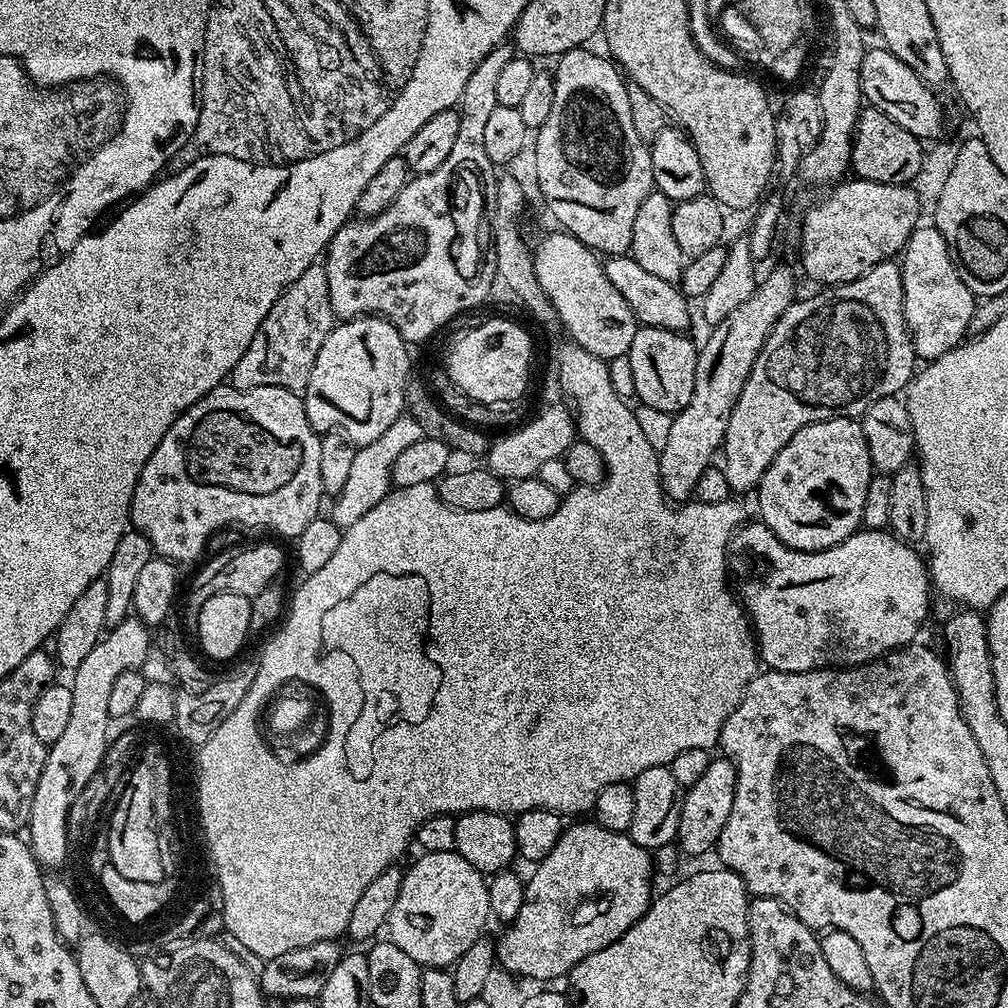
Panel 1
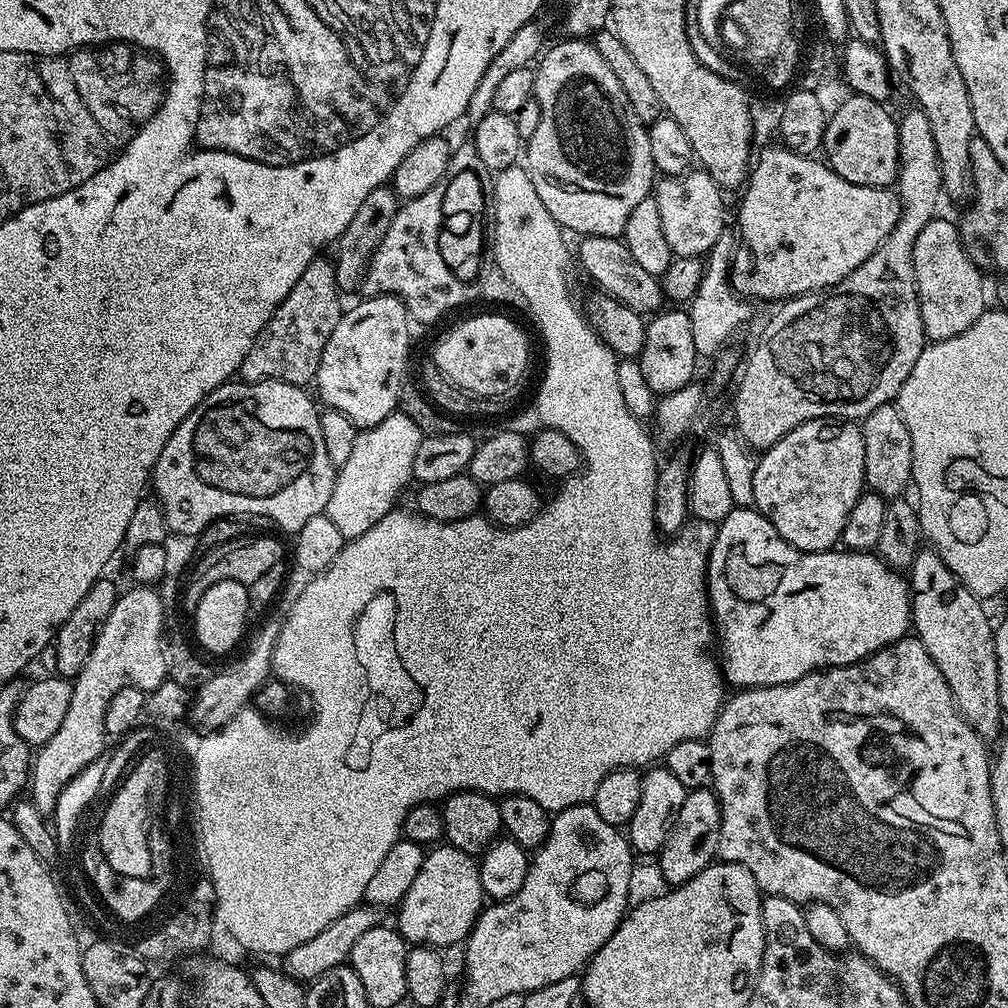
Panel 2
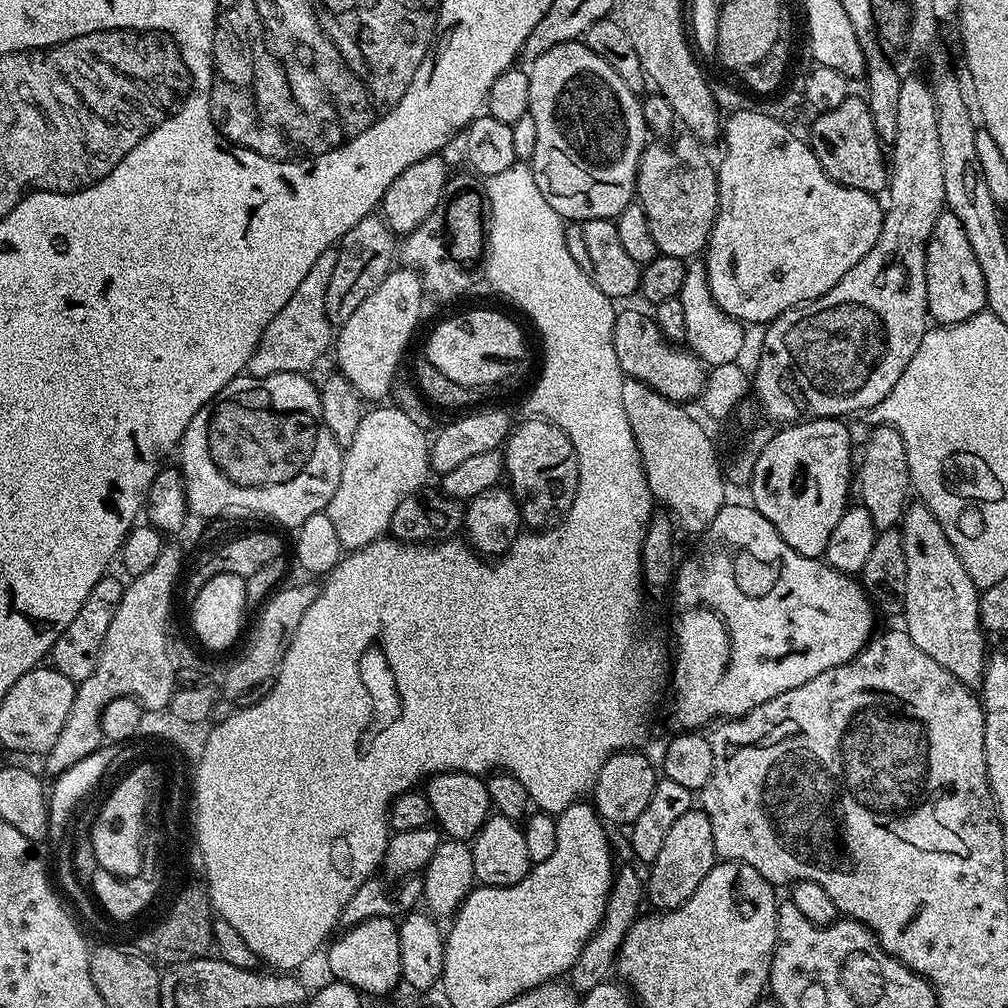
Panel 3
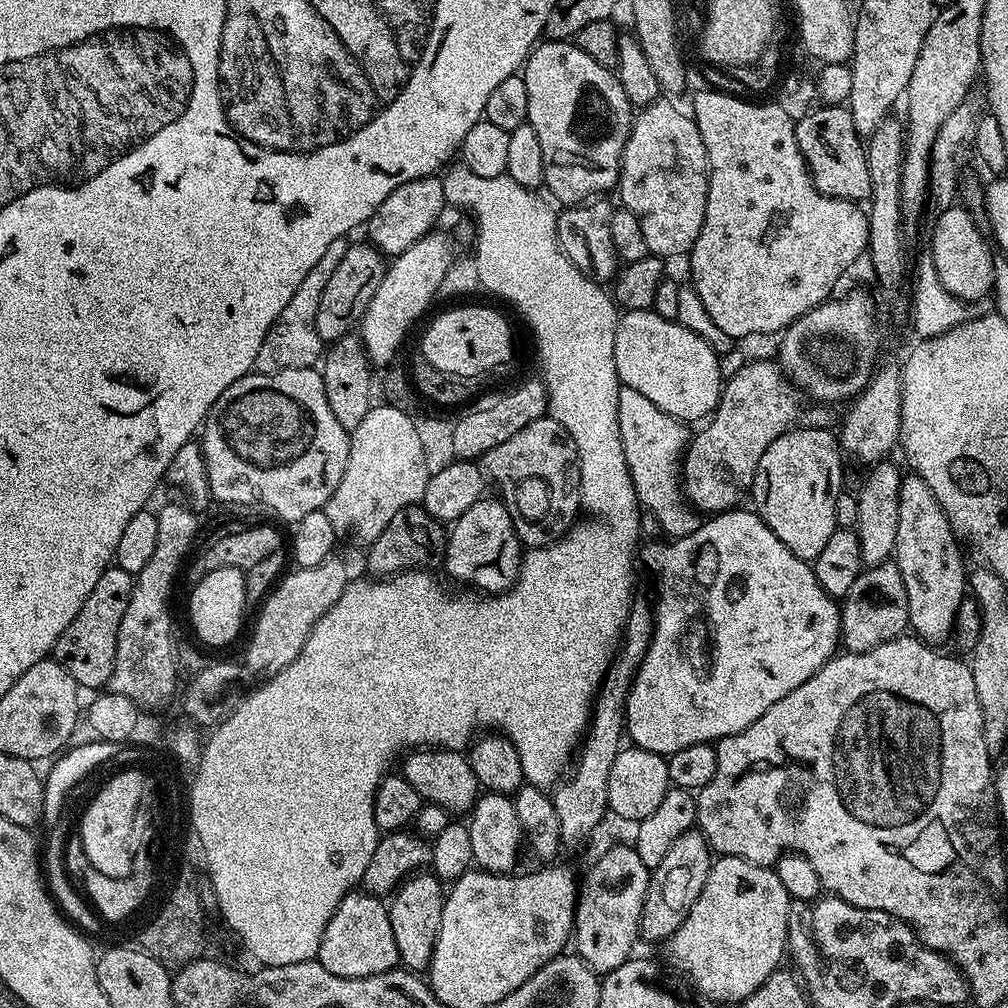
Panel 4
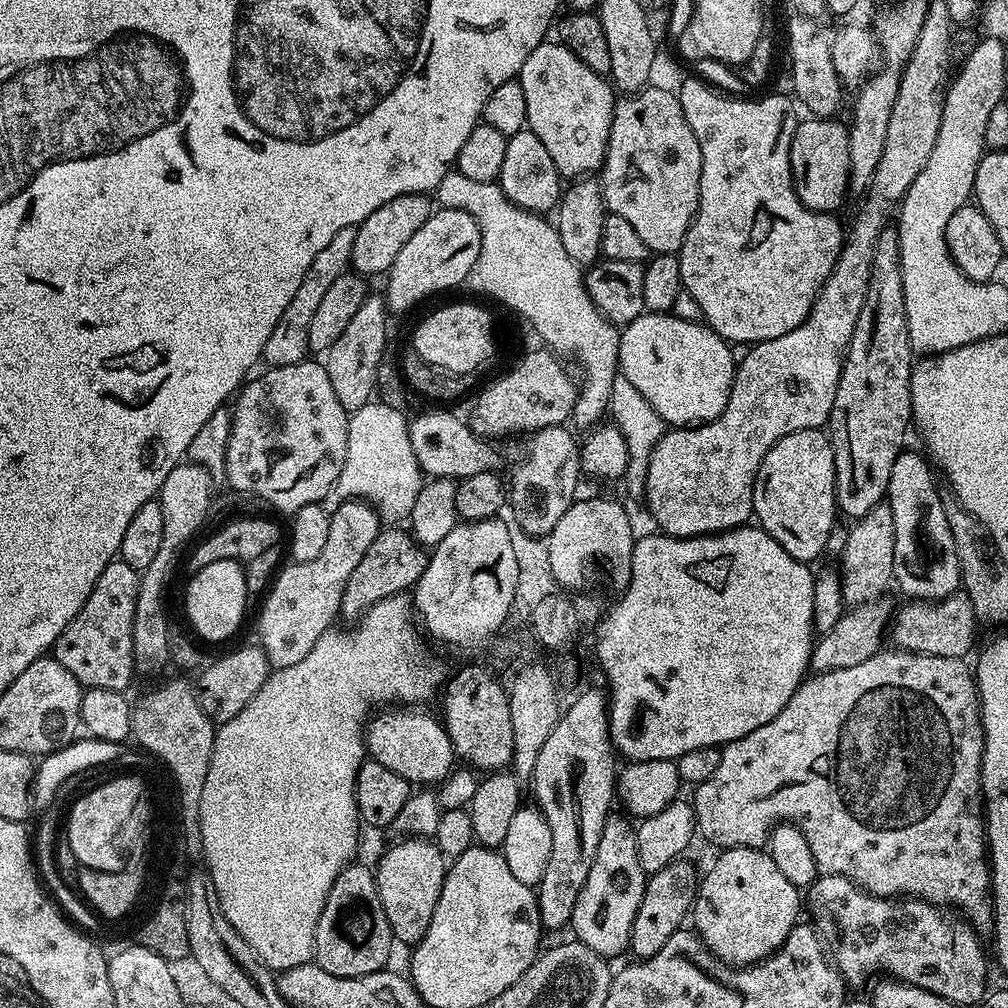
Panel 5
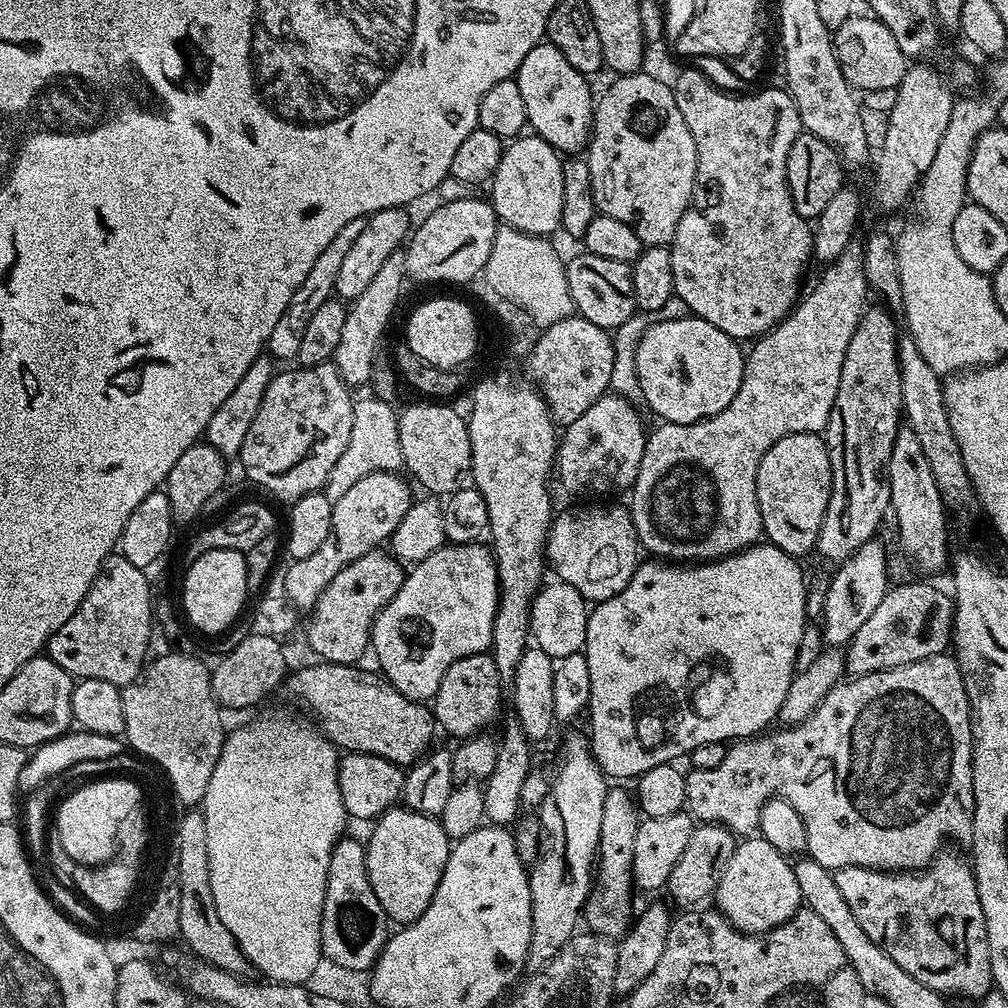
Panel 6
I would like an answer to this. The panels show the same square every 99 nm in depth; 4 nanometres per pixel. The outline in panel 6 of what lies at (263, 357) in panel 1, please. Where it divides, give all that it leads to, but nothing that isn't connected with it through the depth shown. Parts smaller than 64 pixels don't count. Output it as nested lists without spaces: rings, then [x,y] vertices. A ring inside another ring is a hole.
[[[362,216],[354,218],[354,222],[346,222],[346,226],[342,226],[342,230],[334,234],[334,238],[330,238],[330,246],[326,246],[322,254],[318,254],[318,259],[314,261],[310,274],[306,274],[306,282],[302,282],[302,286],[294,290],[294,298],[290,298],[290,306],[286,306],[282,318],[278,318],[278,323],[270,333],[266,352],[273,361],[290,360],[288,362],[292,362],[296,360],[302,337],[306,335],[306,326],[310,323],[310,317],[314,315],[314,310],[318,310],[318,306],[322,306],[322,302],[329,300],[335,293],[338,270],[342,267],[342,257],[345,256],[346,250],[350,250],[351,244],[358,239],[358,234],[362,234],[365,227],[366,219]]]

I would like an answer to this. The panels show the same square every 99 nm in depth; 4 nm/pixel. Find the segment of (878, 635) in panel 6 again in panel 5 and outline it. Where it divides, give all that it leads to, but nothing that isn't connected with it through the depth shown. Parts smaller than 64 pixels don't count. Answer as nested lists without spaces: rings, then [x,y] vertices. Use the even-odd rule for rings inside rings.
[[[957,590],[941,600],[909,599],[904,603],[908,604],[895,609],[890,623],[890,640],[897,649],[955,660],[967,657],[976,638],[978,621],[966,593]]]

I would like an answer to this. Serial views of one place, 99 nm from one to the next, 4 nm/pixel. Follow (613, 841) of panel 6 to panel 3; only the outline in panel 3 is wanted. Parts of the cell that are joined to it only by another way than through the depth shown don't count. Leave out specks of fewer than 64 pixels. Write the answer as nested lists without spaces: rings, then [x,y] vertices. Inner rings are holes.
[[[624,868],[615,873],[612,878],[612,892],[608,895],[606,902],[606,910],[602,922],[596,928],[596,933],[592,935],[586,942],[586,946],[582,950],[582,954],[578,954],[578,962],[574,962],[572,971],[570,973],[570,984],[577,993],[583,994],[594,990],[594,986],[605,983],[609,979],[608,975],[613,975],[614,965],[616,962],[616,954],[619,952],[622,942],[626,938],[628,928],[635,922],[636,917],[641,915],[642,908],[640,908],[640,900],[642,904],[642,897],[645,895],[646,888],[642,883],[642,876],[639,876],[632,868]]]

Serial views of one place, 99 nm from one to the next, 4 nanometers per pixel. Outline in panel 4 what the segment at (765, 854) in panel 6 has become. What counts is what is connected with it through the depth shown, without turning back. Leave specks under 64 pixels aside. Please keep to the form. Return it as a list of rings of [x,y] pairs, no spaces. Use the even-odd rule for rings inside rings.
[[[722,856],[712,861],[712,868],[708,872],[706,878],[706,886],[702,886],[702,894],[694,902],[694,906],[690,906],[690,910],[686,914],[686,918],[682,922],[682,926],[678,926],[678,930],[673,936],[668,937],[666,947],[668,947],[668,956],[672,959],[672,964],[680,972],[685,972],[692,979],[692,984],[704,996],[709,996],[712,1000],[721,1000],[724,1004],[735,1005],[741,1000],[745,1000],[750,994],[754,994],[754,990],[761,988],[764,983],[769,980],[772,975],[781,967],[780,959],[785,959],[786,945],[788,943],[788,911],[792,905],[786,886],[782,886],[782,882],[778,879],[778,874],[772,868],[763,868],[754,862],[746,862],[742,858],[734,858],[733,856]]]

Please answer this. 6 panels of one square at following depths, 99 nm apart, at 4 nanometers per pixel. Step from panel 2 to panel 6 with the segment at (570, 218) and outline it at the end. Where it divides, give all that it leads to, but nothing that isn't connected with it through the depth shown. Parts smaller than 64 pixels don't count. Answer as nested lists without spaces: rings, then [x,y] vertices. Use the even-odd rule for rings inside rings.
[[[541,42],[522,58],[514,79],[526,101],[526,114],[531,131],[561,154],[580,154],[587,149],[592,135],[594,92],[589,77],[582,75],[552,44]]]

